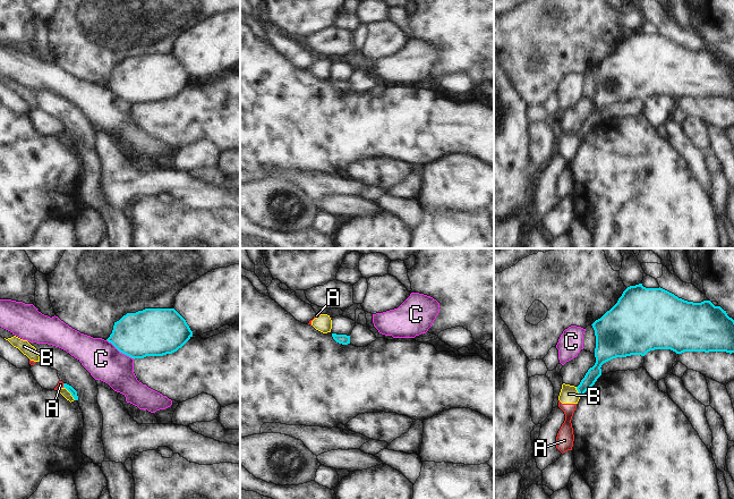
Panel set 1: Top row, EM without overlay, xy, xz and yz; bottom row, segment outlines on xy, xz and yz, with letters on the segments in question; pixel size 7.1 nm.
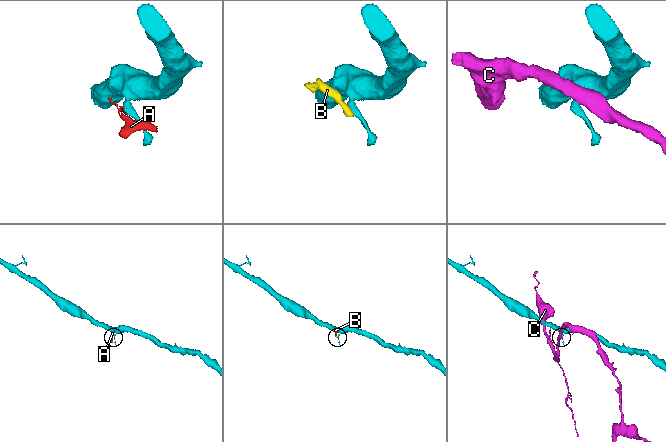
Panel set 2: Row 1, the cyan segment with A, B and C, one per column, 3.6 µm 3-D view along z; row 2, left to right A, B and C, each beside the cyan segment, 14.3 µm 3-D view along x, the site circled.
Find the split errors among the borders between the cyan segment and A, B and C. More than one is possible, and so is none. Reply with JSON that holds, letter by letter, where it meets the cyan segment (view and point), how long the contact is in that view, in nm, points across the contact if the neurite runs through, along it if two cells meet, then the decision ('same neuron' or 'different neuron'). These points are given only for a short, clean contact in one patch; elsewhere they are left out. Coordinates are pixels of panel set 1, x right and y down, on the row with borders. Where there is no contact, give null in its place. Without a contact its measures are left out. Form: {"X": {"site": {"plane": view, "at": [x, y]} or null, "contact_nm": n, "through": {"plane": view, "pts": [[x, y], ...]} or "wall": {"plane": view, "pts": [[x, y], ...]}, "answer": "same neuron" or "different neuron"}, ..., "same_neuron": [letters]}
{"A": {"site": {"plane": "xy", "at": [63, 386]}, "contact_nm": 30, "wall": {"plane": "xy", "pts": [[62, 383], [63, 387]]}, "answer": "different neuron"}, "B": {"site": {"plane": "xy", "at": [70, 392]}, "contact_nm": 130, "wall": {"plane": "xy", "pts": [[63, 387], [75, 399]]}, "answer": "different neuron"}, "C": {"site": {"plane": "xy", "at": [120, 352]}, "contact_nm": 240, "wall": {"plane": "xy", "pts": [[107, 339], [120, 352], [134, 358]]}, "answer": "different neuron"}, "same_neuron": []}

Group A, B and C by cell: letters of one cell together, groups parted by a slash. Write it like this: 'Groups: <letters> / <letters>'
Groups: A B / C.

